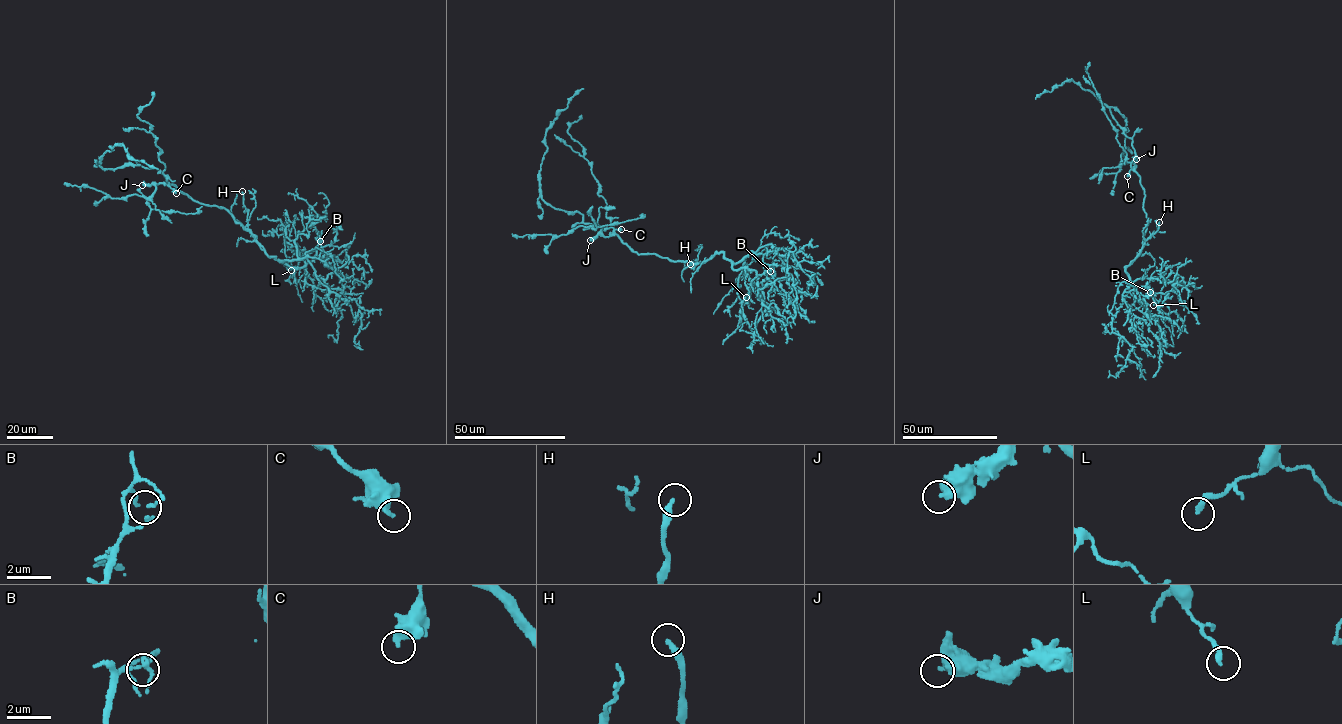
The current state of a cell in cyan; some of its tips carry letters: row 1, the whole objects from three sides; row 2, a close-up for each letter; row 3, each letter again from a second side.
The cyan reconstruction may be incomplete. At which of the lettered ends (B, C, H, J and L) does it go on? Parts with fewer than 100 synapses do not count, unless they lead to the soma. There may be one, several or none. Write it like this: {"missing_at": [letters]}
{"missing_at": []}

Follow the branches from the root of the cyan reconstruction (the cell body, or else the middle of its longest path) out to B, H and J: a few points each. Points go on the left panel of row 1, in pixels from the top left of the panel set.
B: (209, 205), (223, 207), (248, 230), (268, 256), (294, 268), (310, 262), (319, 238), (320, 241)
H: (209, 205), (223, 207), (247, 228), (247, 212), (242, 191)
J: (209, 205), (195, 201), (175, 185), (142, 185)

